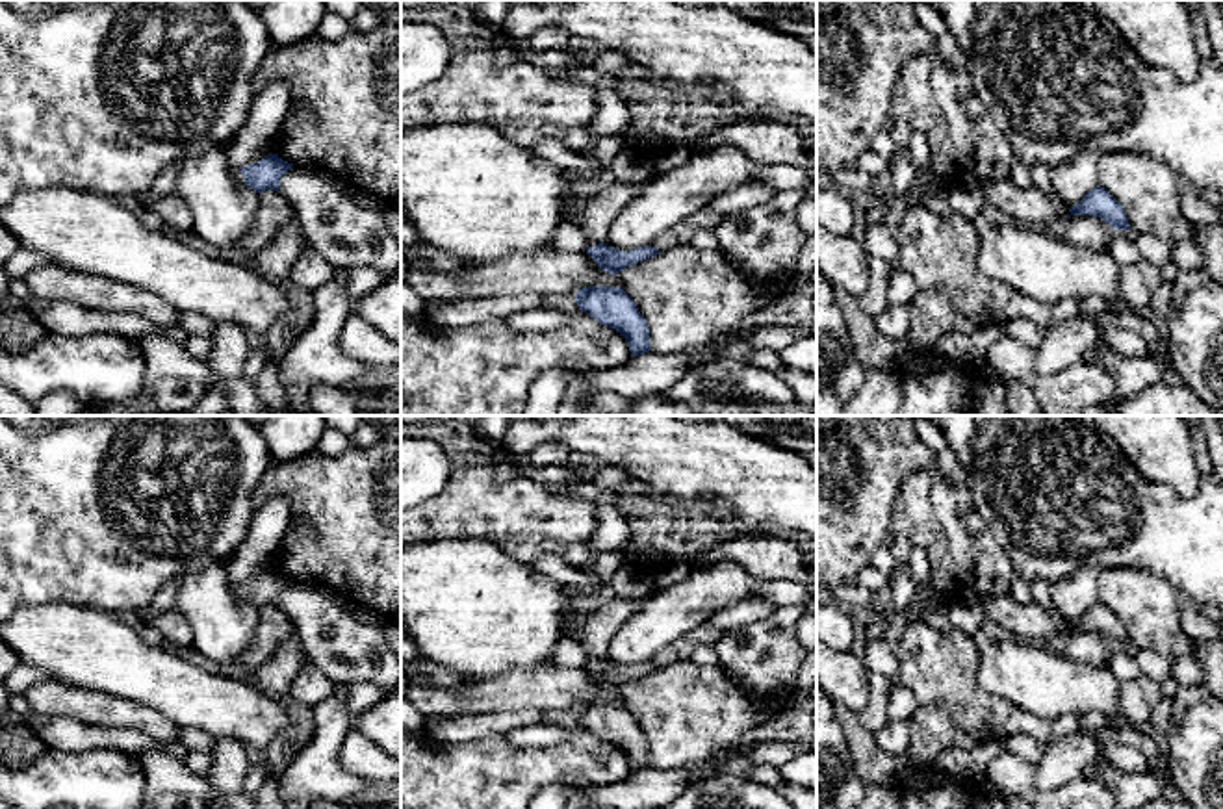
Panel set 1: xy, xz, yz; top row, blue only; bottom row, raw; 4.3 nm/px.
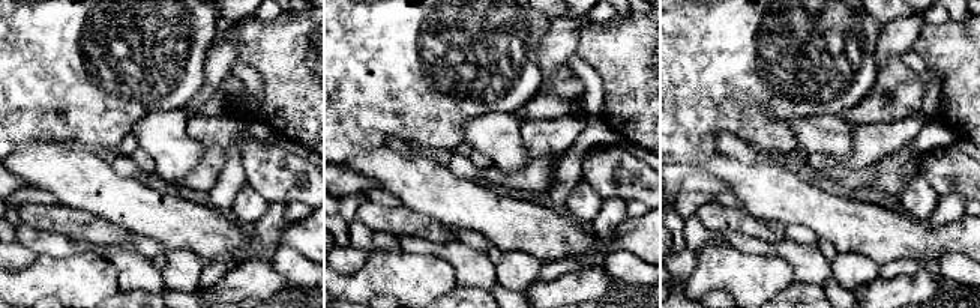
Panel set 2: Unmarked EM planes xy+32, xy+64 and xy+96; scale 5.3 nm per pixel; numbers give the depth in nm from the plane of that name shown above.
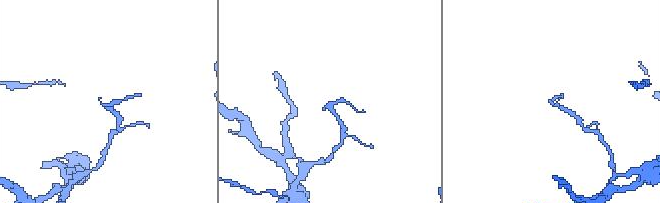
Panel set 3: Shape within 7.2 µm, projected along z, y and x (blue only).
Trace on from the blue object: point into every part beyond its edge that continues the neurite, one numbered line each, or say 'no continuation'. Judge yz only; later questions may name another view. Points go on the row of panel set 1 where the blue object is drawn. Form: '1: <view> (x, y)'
no continuation

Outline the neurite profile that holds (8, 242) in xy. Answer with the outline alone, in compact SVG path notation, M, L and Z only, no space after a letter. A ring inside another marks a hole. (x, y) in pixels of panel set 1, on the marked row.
M0 225L0 267L4 267L19 249L19 239Z

